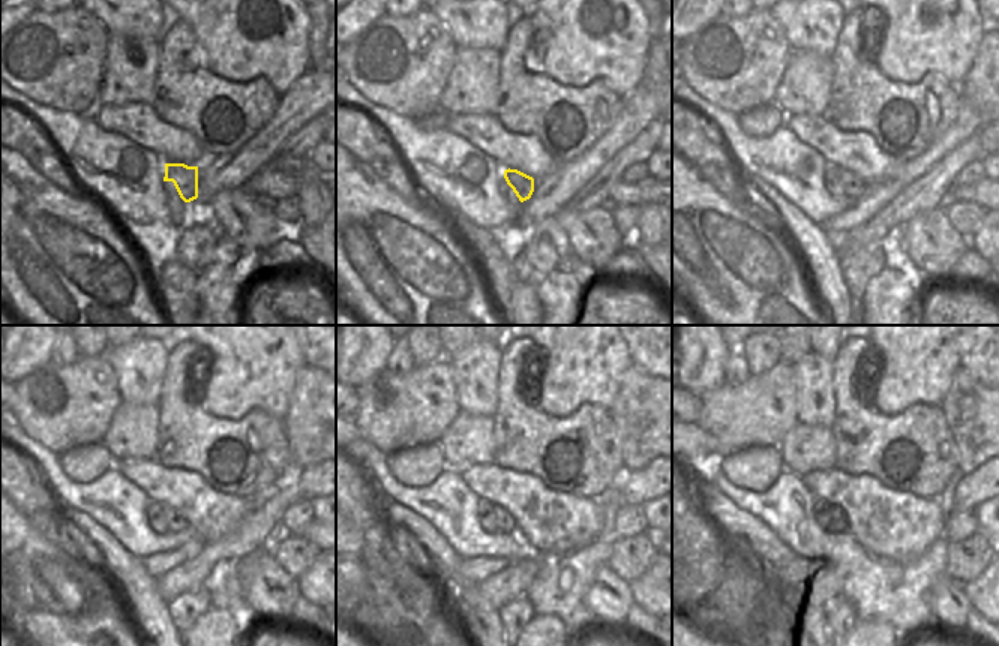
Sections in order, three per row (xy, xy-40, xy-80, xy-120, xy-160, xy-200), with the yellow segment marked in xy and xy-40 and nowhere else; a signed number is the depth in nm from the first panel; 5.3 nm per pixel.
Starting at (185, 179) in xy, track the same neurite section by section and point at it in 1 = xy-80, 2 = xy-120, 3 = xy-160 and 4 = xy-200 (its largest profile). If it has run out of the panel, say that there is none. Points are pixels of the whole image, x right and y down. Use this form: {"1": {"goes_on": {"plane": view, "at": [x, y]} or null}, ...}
{"1": {"goes_on": {"plane": "xy-80", "at": [854, 186]}}, "2": {"goes_on": {"plane": "xy-120", "at": [176, 522]}}, "3": {"goes_on": {"plane": "xy-160", "at": [507, 520]}}, "4": {"goes_on": {"plane": "xy-200", "at": [842, 522]}}}

